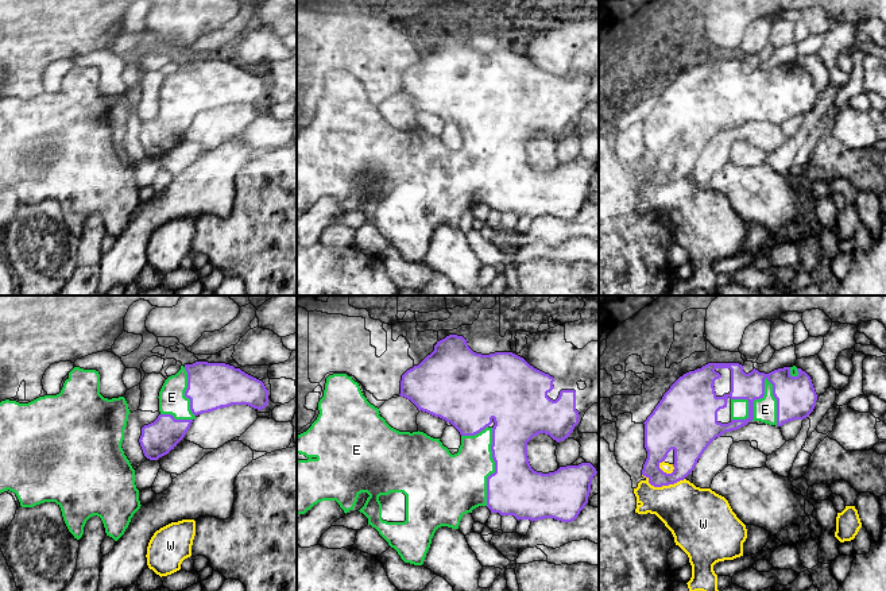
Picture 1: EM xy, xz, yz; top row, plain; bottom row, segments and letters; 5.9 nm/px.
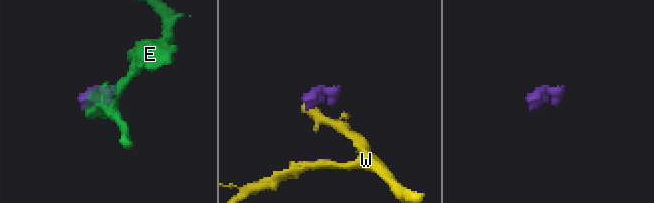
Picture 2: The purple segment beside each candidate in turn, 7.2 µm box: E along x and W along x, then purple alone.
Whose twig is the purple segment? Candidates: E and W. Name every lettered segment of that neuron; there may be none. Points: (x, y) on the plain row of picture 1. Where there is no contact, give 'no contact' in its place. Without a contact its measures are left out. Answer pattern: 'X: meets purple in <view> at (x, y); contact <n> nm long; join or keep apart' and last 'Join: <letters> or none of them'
E: meets purple in yz at (777, 99); contact 300 nm long; join
W: meets purple in yz at (662, 182); contact 260 nm long; keep apart
Join: E

